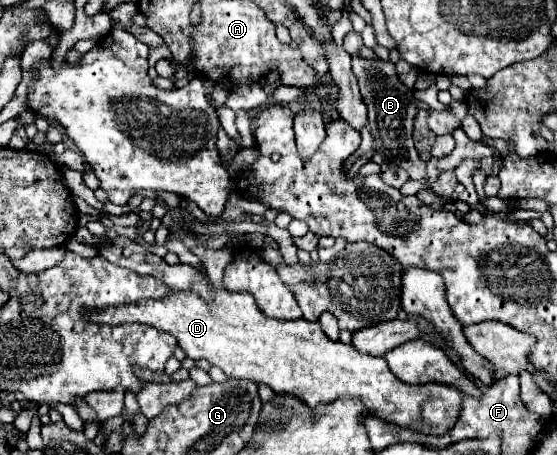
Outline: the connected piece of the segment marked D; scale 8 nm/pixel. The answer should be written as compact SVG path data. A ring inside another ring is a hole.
M227 289L215 291L217 303L205 303L191 291L177 291L169 299L147 299L141 303L111 307L101 315L93 315L93 319L95 323L109 325L143 323L159 331L167 331L177 337L179 347L187 357L195 361L207 359L227 377L247 379L257 385L265 383L277 395L297 397L309 409L349 395L359 399L369 415L397 427L409 427L415 433L445 435L457 423L461 401L465 397L459 389L443 383L407 385L389 371L383 357L359 353L353 345L345 345L341 341L333 343L323 333L319 321L269 319L259 311L249 293L233 293ZM301 365L311 365L311 369L303 369Z

